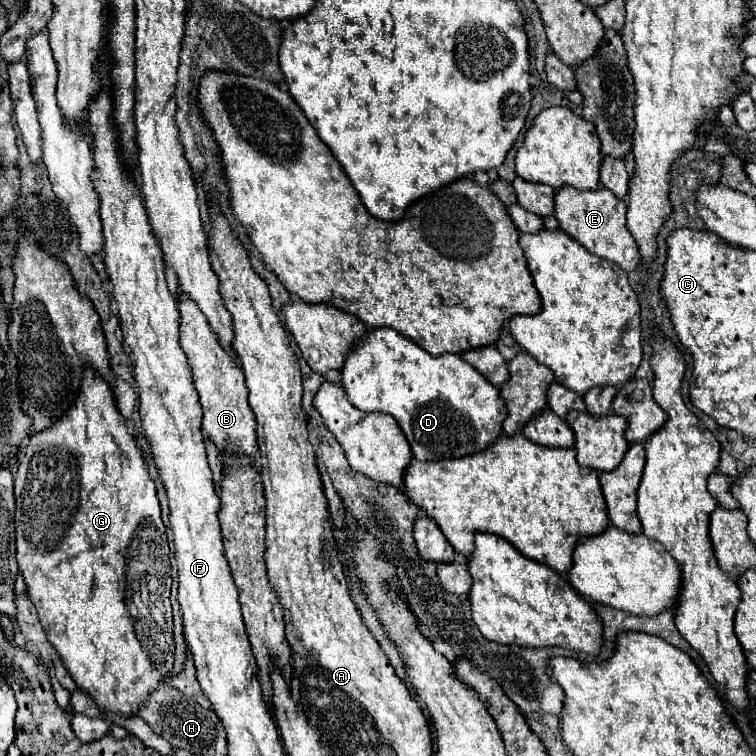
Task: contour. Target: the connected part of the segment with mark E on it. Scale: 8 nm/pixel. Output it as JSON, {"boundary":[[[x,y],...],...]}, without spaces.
{"boundary":[[[570,185],[556,191],[556,211],[554,217],[560,223],[560,229],[566,231],[572,239],[576,239],[580,245],[584,245],[590,253],[616,263],[626,273],[634,271],[640,263],[640,251],[626,229],[626,203],[620,201],[620,209],[616,211],[616,195],[610,193],[610,189],[600,187],[596,191],[578,191]]]}

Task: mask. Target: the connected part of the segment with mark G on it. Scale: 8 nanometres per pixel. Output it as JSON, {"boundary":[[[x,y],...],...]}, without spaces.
{"boundary":[[[86,365],[86,373],[82,377],[82,389],[78,397],[74,399],[74,405],[66,411],[66,417],[62,421],[50,425],[50,429],[44,429],[42,433],[30,435],[30,443],[24,447],[20,461],[18,461],[18,473],[14,477],[14,489],[16,489],[16,559],[20,565],[20,571],[24,573],[24,581],[28,587],[28,597],[38,609],[38,617],[46,629],[48,641],[54,645],[58,655],[62,657],[64,667],[72,675],[72,679],[78,683],[78,687],[96,699],[98,705],[106,713],[118,713],[122,717],[130,717],[138,711],[138,705],[142,705],[150,691],[158,687],[164,675],[170,675],[174,665],[174,637],[172,637],[172,605],[170,605],[170,585],[172,585],[172,573],[170,573],[170,557],[168,557],[168,539],[166,539],[166,527],[160,519],[160,503],[156,497],[156,485],[148,473],[148,465],[144,459],[142,449],[138,447],[134,435],[126,427],[126,419],[118,413],[116,397],[112,387],[100,377],[100,373],[94,373],[90,365]]]}

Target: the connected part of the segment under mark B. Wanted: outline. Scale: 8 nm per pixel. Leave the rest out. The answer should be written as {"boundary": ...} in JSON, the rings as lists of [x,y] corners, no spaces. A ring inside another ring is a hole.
{"boundary":[[[178,289],[178,311],[180,311],[180,347],[188,355],[192,375],[194,375],[194,385],[200,397],[200,405],[204,411],[202,417],[202,429],[210,435],[210,439],[218,445],[220,451],[242,451],[244,455],[248,453],[250,457],[256,455],[258,443],[256,443],[256,417],[248,405],[248,389],[244,383],[244,373],[242,367],[236,363],[234,357],[230,357],[212,327],[208,325],[204,313],[198,309],[190,297],[182,289]]]}

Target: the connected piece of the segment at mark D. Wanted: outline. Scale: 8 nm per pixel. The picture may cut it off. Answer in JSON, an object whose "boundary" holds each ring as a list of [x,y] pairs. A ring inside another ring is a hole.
{"boundary":[[[390,327],[372,329],[348,355],[342,369],[348,399],[360,411],[392,415],[418,461],[442,461],[474,455],[502,433],[506,403],[500,391],[460,355],[430,355]]]}

